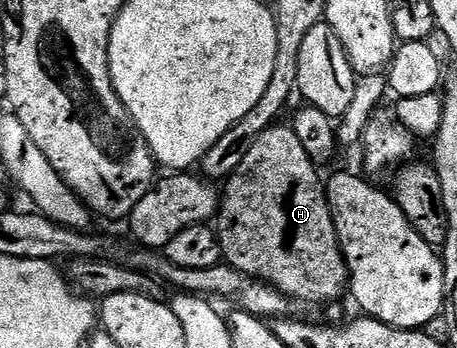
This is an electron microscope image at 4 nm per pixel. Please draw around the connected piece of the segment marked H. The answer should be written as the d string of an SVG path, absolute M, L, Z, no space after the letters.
M291 126L270 127L257 137L245 161L241 161L226 180L227 188L222 188L217 212L217 234L225 262L249 277L276 287L293 301L299 302L300 299L303 303L331 303L345 295L349 287L347 261L339 247L327 188L324 180L319 180L319 171Z

